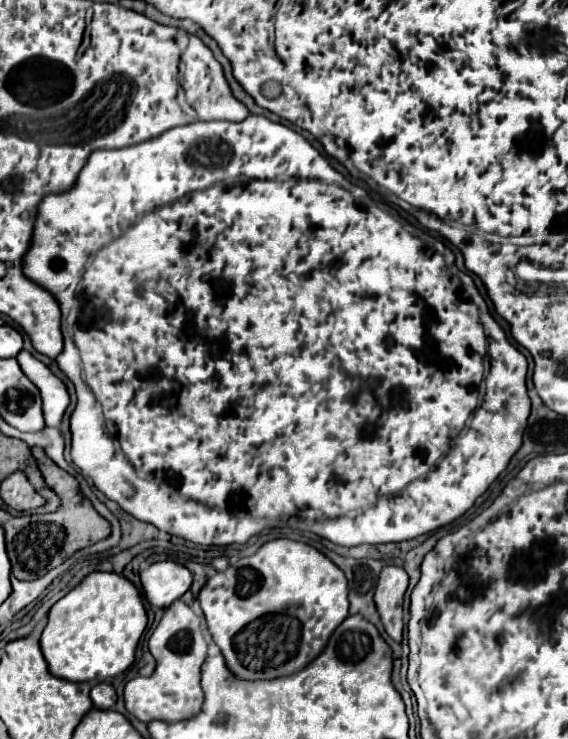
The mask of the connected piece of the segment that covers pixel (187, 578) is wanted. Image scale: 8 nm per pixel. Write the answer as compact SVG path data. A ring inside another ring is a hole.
M162 561L142 571L140 581L150 605L166 609L190 589L192 575L186 567L178 563Z

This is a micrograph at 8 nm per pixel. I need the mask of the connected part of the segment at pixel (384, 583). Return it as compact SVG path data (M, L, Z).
M384 567L376 585L374 601L382 617L386 633L400 643L404 631L404 593L408 589L408 575L402 567Z

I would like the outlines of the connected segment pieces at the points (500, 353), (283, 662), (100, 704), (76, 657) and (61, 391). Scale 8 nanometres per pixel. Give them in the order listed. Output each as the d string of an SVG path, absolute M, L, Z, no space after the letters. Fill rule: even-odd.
M248 115L248 117L246 117L246 119L244 119L244 121L240 121L240 123L232 123L232 121L198 121L198 123L190 123L190 125L182 125L182 127L174 127L174 129L170 129L170 131L166 131L166 133L162 133L162 135L158 135L158 137L154 137L154 139L150 139L150 141L144 141L144 143L140 143L140 145L130 145L130 147L122 147L122 149L112 149L112 151L94 151L94 153L92 153L92 155L90 155L90 159L88 159L88 163L86 163L86 167L84 167L84 169L82 169L82 173L80 173L80 175L78 175L78 181L76 181L76 187L72 187L72 189L70 189L70 191L68 191L68 193L64 193L64 195L46 195L46 199L44 199L44 201L42 201L42 203L40 203L40 207L38 207L38 215L36 215L36 219L38 219L38 225L34 225L34 239L32 239L32 247L30 247L30 249L28 249L28 253L26 253L26 257L24 257L24 273L26 273L26 275L28 275L28 277L30 277L30 279L32 279L32 281L34 281L34 283L38 283L38 285L42 285L42 287L44 287L44 289L46 289L46 291L50 291L50 293L52 293L52 295L54 295L54 297L56 297L56 299L58 299L58 303L60 303L60 307L62 307L62 311L64 311L64 317L66 317L66 303L68 303L68 299L74 299L74 291L76 291L76 293L78 293L78 301L80 301L80 303L82 303L82 309L80 309L80 313L78 313L78 321L76 321L76 327L74 327L74 331L72 331L72 345L64 345L64 351L62 351L62 353L60 353L60 355L58 355L58 357L56 357L56 363L58 363L58 367L60 367L60 369L62 369L62 371L64 371L64 373L66 373L66 375L68 375L68 379L70 379L70 381L72 381L72 383L74 383L74 387L76 387L76 395L78 395L78 403L76 403L76 409L74 409L74 413L72 413L72 417L70 417L70 429L72 429L72 461L74 461L74 465L76 465L76 467L78 467L78 469L80 469L80 471L82 471L82 475L84 475L84 478L85 478L85 479L86 479L86 480L88 480L88 481L90 481L90 483L91 483L91 484L92 484L92 485L94 485L94 486L95 486L95 487L98 487L98 489L100 489L100 491L102 491L102 493L104 493L104 495L106 495L106 497L108 497L108 499L112 499L112 501L116 501L116 503L118 503L118 505L120 505L120 507L122 507L122 509L124 509L124 511L126 511L126 513L130 513L130 515L132 515L132 517L136 517L136 519L138 519L138 521L144 521L144 523L152 523L152 525L154 525L154 527L158 527L158 529L160 529L160 531L166 531L166 533L170 533L170 535L176 535L176 537L182 537L182 539L186 539L186 541L192 541L192 543L198 543L198 545L232 545L232 543L240 543L240 545L242 545L242 543L246 543L246 541L248 541L248 539L250 539L250 537L252 537L252 535L256 535L256 533L258 533L258 521L264 521L264 523L268 523L268 525L270 525L270 523L280 523L280 525L276 525L276 527L266 527L266 528L282 528L282 527L283 527L283 526L284 526L284 525L286 525L286 523L288 523L288 521L292 521L292 519L296 519L296 521L302 521L302 523L304 523L304 525L306 525L306 523L308 523L308 527L302 527L302 529L304 529L304 531L312 531L312 533L314 533L314 534L316 534L316 535L318 535L318 536L320 536L320 537L322 537L322 538L324 538L324 539L328 539L328 541L332 541L332 543L336 543L336 545L346 545L346 547L354 547L354 545L362 545L362 543L368 543L368 545L374 545L374 543L398 543L398 541L408 541L408 539L414 539L414 537L418 537L418 535L424 535L424 533L428 533L428 531L432 531L432 529L438 529L438 527L442 527L442 525L448 525L448 523L452 523L452 521L454 521L454 519L456 519L456 517L460 517L460 515L462 515L462 513L466 513L466 511L468 511L468 509L470 509L470 507L472 507L472 505L474 505L474 501L476 501L476 499L478 499L478 497L480 497L480 495L482 495L482 493L484 493L484 491L486 491L486 489L488 489L488 487L490 487L490 483L492 483L492 481L494 481L494 479L496 479L496 477L498 477L498 475L500 475L500 473L502 473L502 471L504 471L504 469L506 469L506 467L508 467L508 463L510 463L510 459L512 459L512 457L514 457L514 453L516 453L516 451L518 451L518 449L520 449L520 445L522 445L522 433L524 433L524 429L526 429L526 421L528 421L528 415L530 415L530 397L528 397L528 391L526 391L526 371L528 371L528 363L526 363L526 357L524 357L524 355L522 355L522 353L520 353L520 351L518 351L518 349L516 349L516 347L514 347L514 345L510 345L510 343L508 343L508 339L506 339L506 335L504 335L504 331L502 331L502 327L500 327L500 325L498 325L498 323L496 323L496 321L494 321L494 317L492 317L492 315L490 315L490 311L488 311L488 307L486 307L486 303L484 303L484 299L482 299L482 295L480 295L480 293L478 293L478 289L476 289L476 285L474 285L474 281L472 281L472 279L470 279L470 275L466 275L466 273L460 273L460 271L458 271L458 269L456 269L456 267L454 267L454 265L450 265L450 269L452 269L452 271L454 271L454 273L456 273L456 275L454 275L454 273L452 273L452 271L448 271L448 269L446 269L446 263L444 263L444 257L442 257L442 253L438 253L438 251L436 251L436 249L434 249L434 247L432 247L432 245L430 245L430 243L434 243L434 239L432 239L432 237L430 237L430 235L426 235L426 233L422 233L422 231L420 231L420 229L414 229L414 227L412 227L412 225L410 225L410 227L408 227L408 225L406 225L406 223L402 223L402 219L400 219L400 217L398 217L398 215L396 215L396 213L390 213L390 211L388 211L388 209L382 209L382 207L380 207L380 205L376 205L376 201L372 201L372 199L370 199L370 195L368 195L368 193L366 193L366 191L364 191L364 189L360 189L360 187L352 187L352 185L350 185L350 183L348 183L348 181L346 181L346 179L344 179L344 177L342 177L342 175L340 175L340 173L338 173L338 171L334 171L334 169L332 169L332 167L330 167L330 165L328 165L328 161L326 161L326 159L324 159L324 157L322 157L322 155L320 155L320 153L318 153L318 151L316 151L316 149L314 149L314 147L312 147L312 145L310 145L310 143L308 143L308 141L306 141L306 139L304 139L304 137L302 137L302 135L300 135L300 133L296 133L296 131L292 131L292 129L288 129L288 127L286 127L286 125L280 125L280 123L272 123L272 121L270 121L270 119L266 119L266 117L258 117L258 115ZM92 253L94 253L94 259L92 259L92 263L90 263L90 265L86 265L86 261L88 261L88 257L90 257L90 255L92 255ZM486 355L488 355L488 359L490 359L490 371L489 371L489 373L488 373L488 375L486 375L486 380L485 380L485 383L486 383L486 393L484 393L484 397L482 397L482 401L480 401L480 395L478 395L478 387L480 387L480 383L482 383L482 375L484 375L484 357L486 357Z
M274 539L264 543L254 555L242 557L226 571L220 571L210 577L202 587L198 601L208 623L208 633L212 635L212 641L220 647L226 659L226 667L234 673L234 677L244 681L264 681L288 677L304 669L312 659L316 659L318 653L322 653L334 629L348 617L346 591L346 577L320 551L300 541ZM262 615L268 615L268 627L254 627L252 635L240 637L244 627Z
M96 683L90 691L90 699L96 709L114 709L116 691L110 683Z
M96 571L52 605L48 625L40 637L40 649L54 677L66 681L108 681L134 663L146 621L138 589L122 575Z
M20 351L16 359L22 365L22 371L26 373L26 377L40 389L46 425L60 427L64 411L70 405L70 395L68 395L66 385L32 353Z

